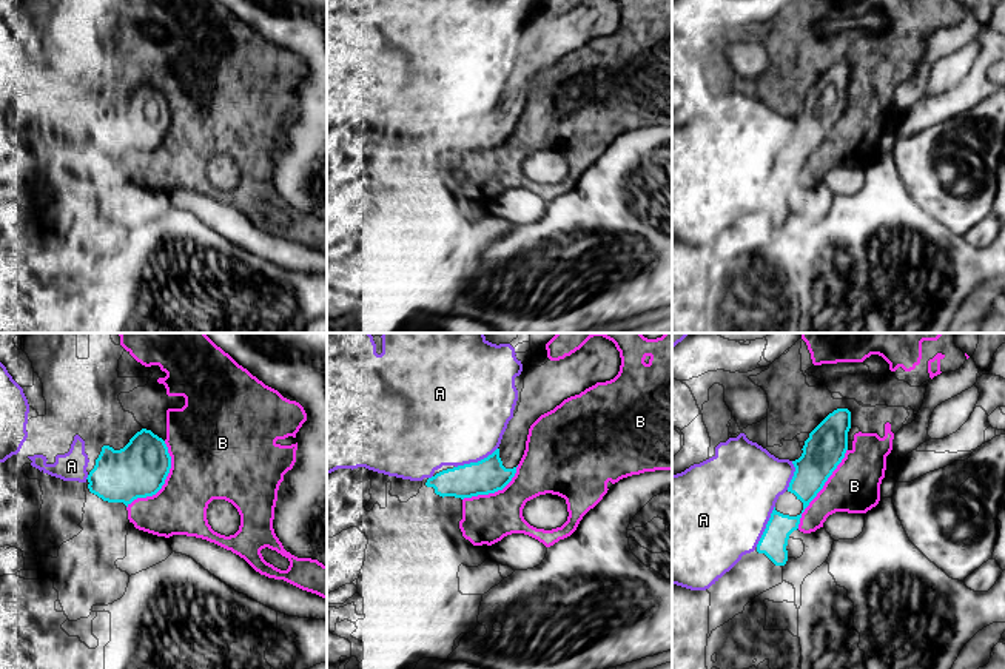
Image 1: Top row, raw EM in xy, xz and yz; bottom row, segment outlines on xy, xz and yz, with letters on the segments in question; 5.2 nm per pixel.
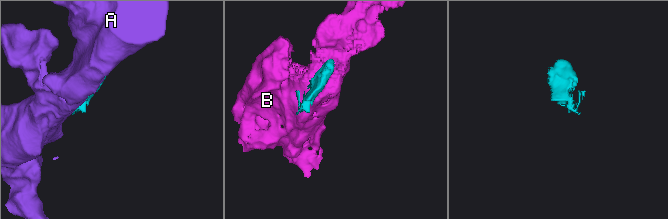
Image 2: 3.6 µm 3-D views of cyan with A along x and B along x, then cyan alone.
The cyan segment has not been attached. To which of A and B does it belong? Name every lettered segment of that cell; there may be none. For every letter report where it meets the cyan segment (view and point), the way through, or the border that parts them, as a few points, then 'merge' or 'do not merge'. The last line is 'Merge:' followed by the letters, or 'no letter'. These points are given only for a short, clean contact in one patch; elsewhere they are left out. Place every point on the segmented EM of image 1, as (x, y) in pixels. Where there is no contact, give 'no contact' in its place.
A: xz (475, 463) | do not merge
B: xy (164, 481) | do not merge
Merge: no letter

